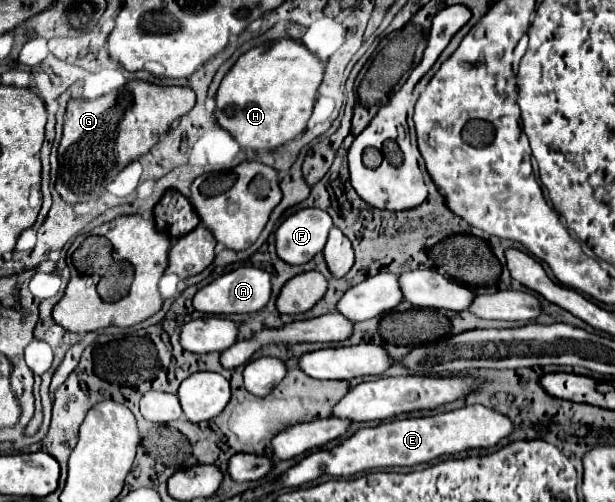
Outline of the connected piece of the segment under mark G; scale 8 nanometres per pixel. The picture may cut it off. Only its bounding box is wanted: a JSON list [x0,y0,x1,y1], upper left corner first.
[55,81,195,203]

